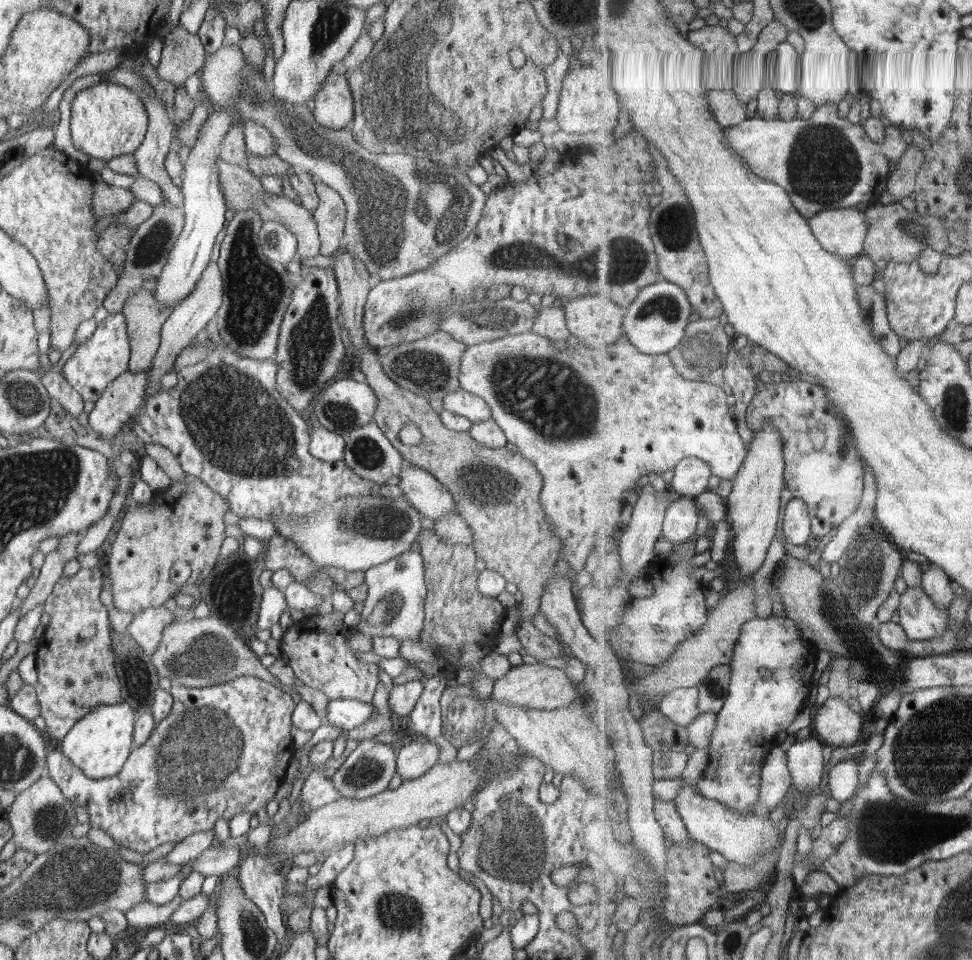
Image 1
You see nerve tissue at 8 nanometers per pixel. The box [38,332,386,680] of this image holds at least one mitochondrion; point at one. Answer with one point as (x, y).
(235, 428)

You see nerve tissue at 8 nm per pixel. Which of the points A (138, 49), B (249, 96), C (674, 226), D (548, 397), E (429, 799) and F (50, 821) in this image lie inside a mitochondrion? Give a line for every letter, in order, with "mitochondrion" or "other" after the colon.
A: other
B: mitochondrion
C: mitochondrion
D: mitochondrion
E: other
F: mitochondrion

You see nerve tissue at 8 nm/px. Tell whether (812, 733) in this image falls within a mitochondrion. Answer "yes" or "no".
no

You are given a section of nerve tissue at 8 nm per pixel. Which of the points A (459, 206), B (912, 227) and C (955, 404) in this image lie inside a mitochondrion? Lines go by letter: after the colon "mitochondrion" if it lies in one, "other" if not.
A: mitochondrion
B: mitochondrion
C: mitochondrion

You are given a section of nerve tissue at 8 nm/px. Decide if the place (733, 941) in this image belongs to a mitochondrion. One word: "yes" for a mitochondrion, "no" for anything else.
yes

